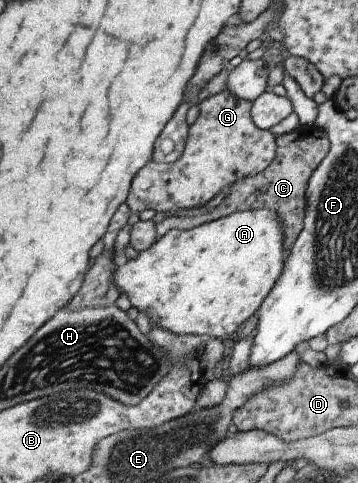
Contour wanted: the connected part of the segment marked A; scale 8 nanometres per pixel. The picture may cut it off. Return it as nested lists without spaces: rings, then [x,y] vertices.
[[[269,208],[240,210],[186,230],[169,230],[159,236],[133,259],[118,260],[110,282],[123,293],[132,307],[145,313],[148,323],[175,335],[191,334],[202,338],[225,340],[249,319],[263,298],[276,286],[284,255],[282,227],[276,213]]]

